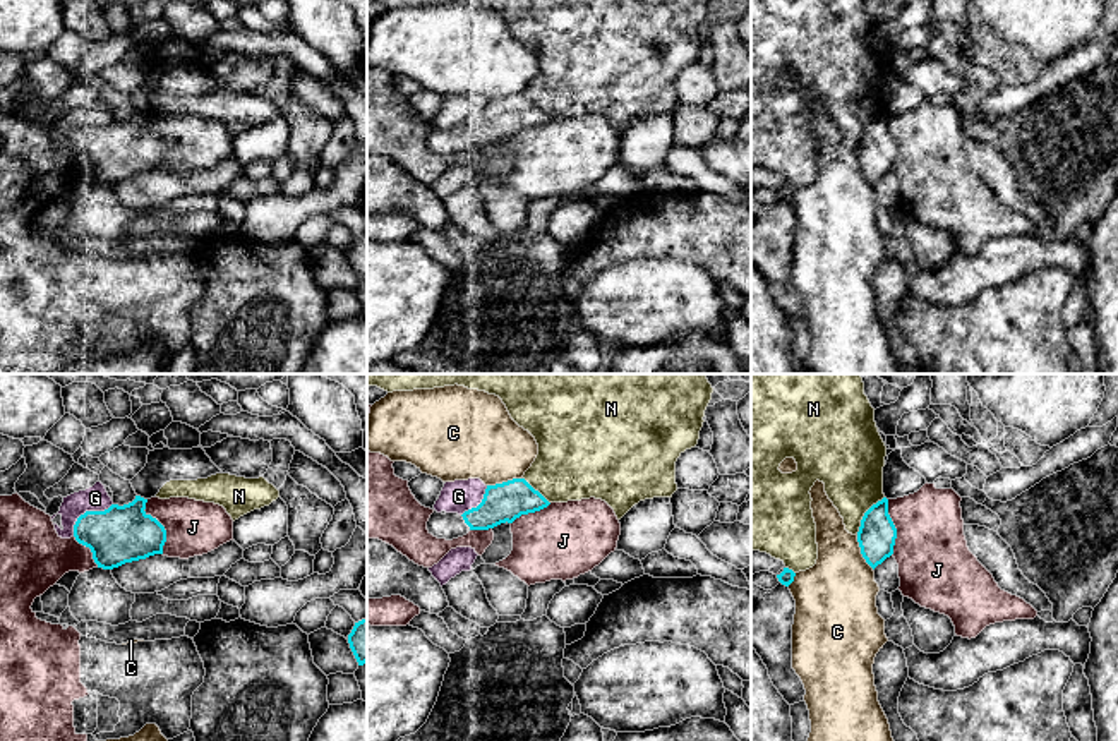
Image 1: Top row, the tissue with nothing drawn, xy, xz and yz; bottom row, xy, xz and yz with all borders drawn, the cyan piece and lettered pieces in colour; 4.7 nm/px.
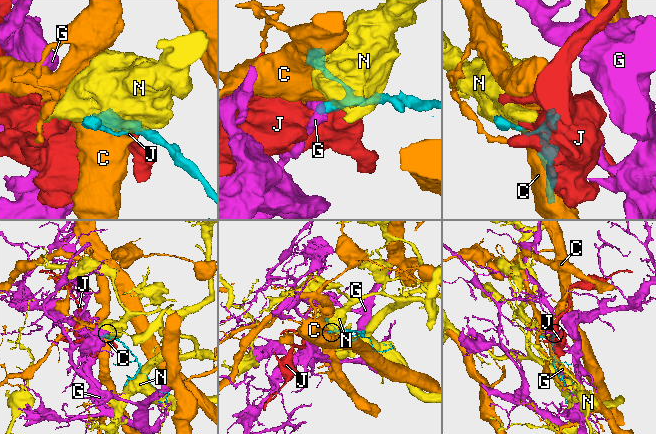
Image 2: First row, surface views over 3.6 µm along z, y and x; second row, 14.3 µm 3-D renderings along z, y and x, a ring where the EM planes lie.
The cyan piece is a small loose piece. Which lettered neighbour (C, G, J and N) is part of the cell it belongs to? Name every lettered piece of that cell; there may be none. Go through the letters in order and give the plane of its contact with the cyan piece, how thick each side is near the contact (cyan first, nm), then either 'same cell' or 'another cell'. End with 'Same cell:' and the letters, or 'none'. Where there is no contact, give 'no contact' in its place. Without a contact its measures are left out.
C: meets cyan in xz; 180 nm thick on the cyan side, 380 nm on the other; another cell
G: meets cyan in xy; 280 nm thick on the cyan side, 120 nm on the other; another cell
J: meets cyan in xy; 280 nm thick on the cyan side, 260 nm on the other; another cell
N: meets cyan in yz; 180 nm thick on the cyan side, 300 nm on the other; another cell
Same cell: none

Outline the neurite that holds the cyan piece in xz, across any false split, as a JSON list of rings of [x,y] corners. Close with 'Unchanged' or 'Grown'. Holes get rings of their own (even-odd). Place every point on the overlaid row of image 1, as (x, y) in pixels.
[[[513,479],[487,485],[482,503],[463,515],[434,511],[427,530],[437,539],[453,540],[470,530],[489,530],[506,521],[513,523],[521,515],[540,511],[549,504],[525,479]]]. Grown

